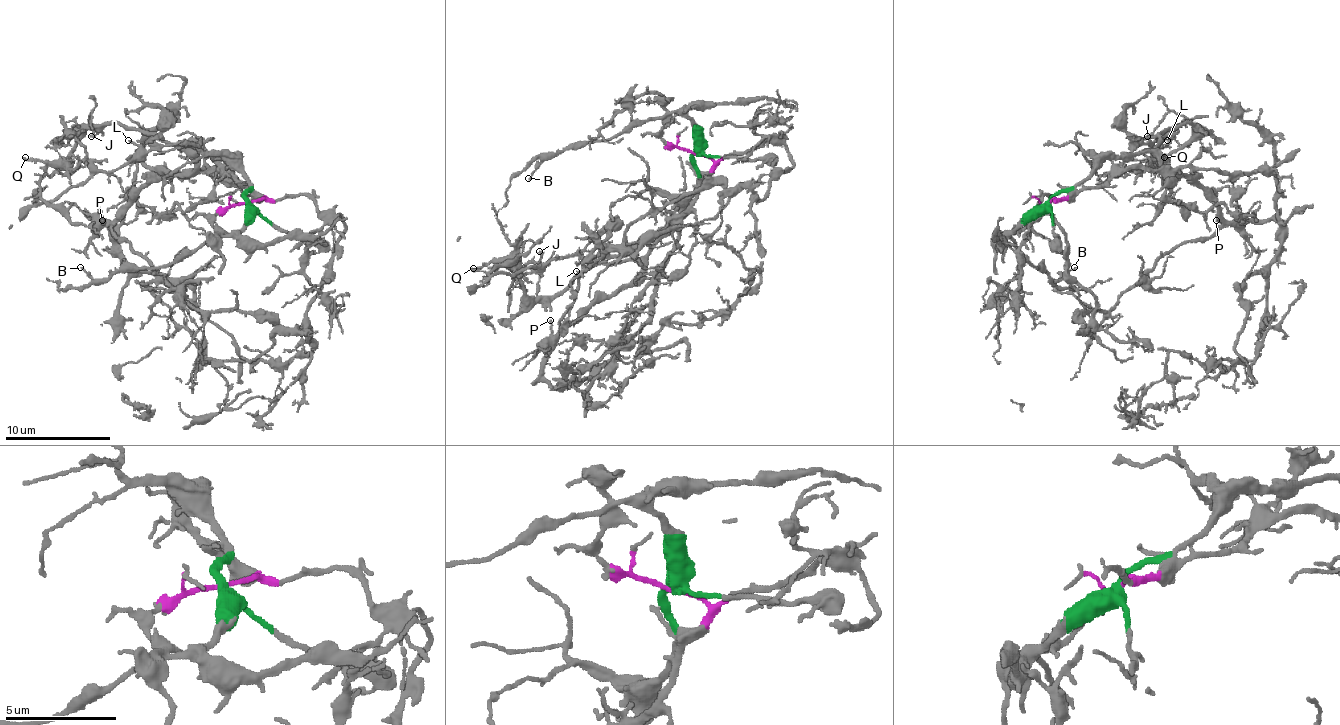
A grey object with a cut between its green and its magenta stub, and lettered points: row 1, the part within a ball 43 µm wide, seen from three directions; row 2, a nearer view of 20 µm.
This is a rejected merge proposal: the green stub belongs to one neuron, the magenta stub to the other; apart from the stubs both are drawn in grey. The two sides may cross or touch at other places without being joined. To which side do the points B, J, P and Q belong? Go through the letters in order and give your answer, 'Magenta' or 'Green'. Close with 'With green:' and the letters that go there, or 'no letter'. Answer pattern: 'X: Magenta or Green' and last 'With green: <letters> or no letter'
B: Green
J: Green
P: Green
Q: Green
With green: B, J, P, Q

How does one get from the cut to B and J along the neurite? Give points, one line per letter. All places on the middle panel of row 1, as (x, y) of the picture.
B: (694, 152), (694, 126), (676, 113), (665, 113), (631, 123), (615, 137), (573, 142), (549, 155), (528, 179)
J: (694, 152), (697, 192), (644, 256), (591, 263), (541, 298), (538, 250)

